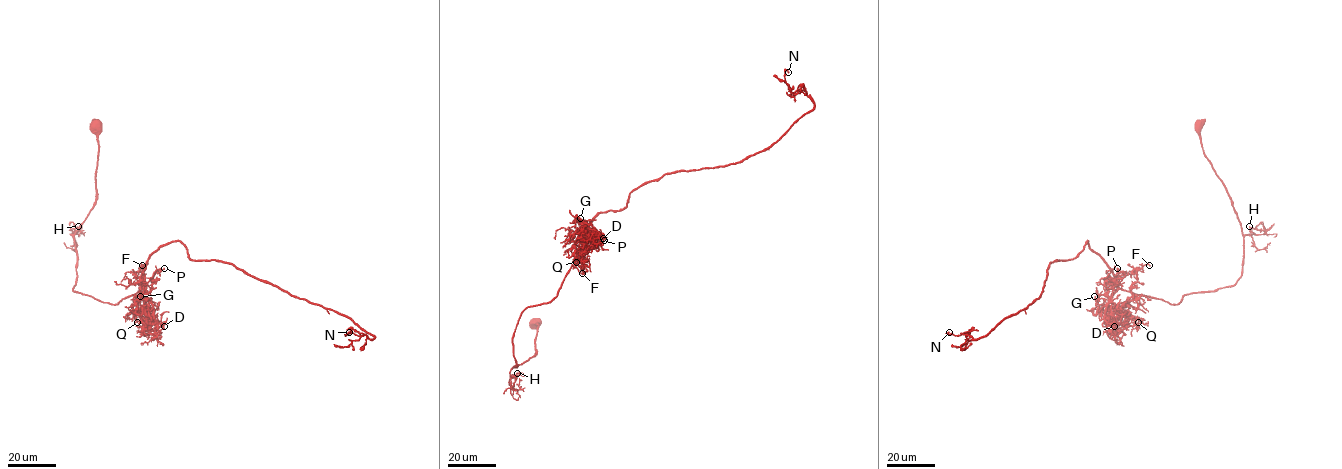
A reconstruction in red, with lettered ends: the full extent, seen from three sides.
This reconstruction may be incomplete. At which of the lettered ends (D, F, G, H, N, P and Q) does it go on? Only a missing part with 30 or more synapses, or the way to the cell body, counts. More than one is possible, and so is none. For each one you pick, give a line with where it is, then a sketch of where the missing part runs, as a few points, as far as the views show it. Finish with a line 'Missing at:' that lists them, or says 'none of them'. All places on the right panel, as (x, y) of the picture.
Missing at: none of them

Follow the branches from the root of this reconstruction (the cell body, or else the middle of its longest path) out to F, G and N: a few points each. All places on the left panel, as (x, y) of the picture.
F: (98, 124), (96, 198), (74, 236), (73, 290), (117, 304), (140, 289), (146, 304), (141, 295), (142, 265)
G: (98, 124), (96, 198), (74, 236), (73, 290), (113, 304), (140, 289), (149, 299), (140, 296)
N: (98, 124), (74, 291), (117, 304), (180, 241), (374, 337), (349, 332)

